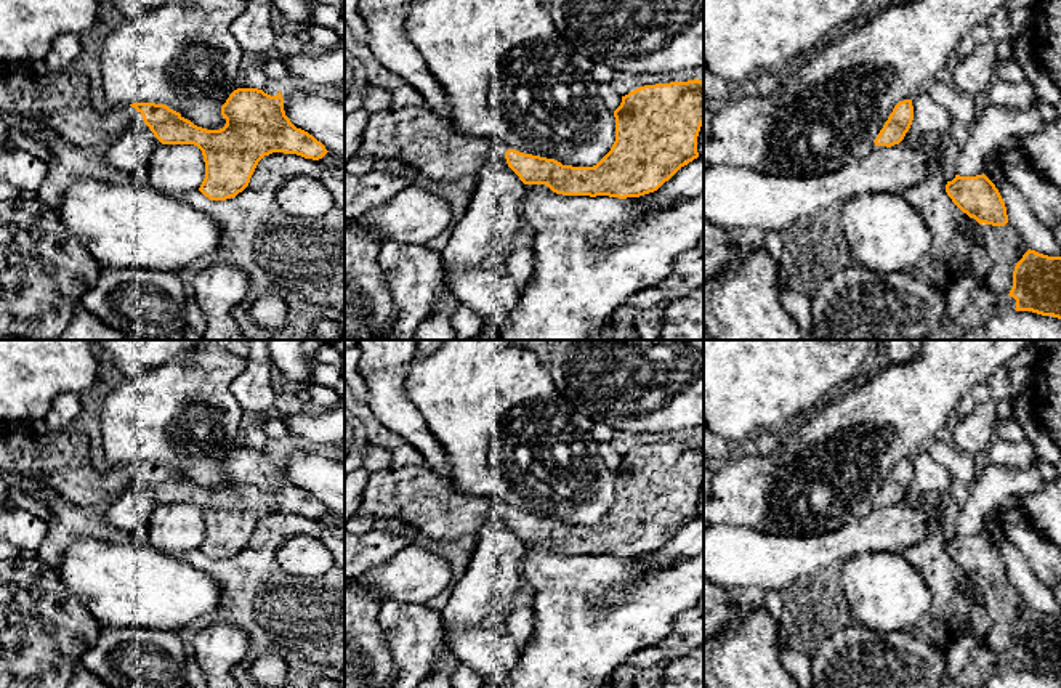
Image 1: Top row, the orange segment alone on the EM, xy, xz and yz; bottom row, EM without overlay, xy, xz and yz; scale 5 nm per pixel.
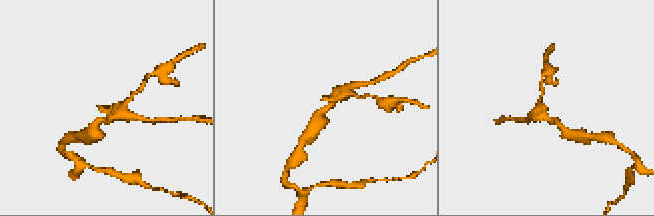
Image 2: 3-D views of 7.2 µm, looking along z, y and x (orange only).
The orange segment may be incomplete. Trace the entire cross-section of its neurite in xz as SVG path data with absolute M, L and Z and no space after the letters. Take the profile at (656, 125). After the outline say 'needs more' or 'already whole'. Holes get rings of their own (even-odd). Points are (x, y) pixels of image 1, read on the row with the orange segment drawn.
M704 80L670 82L639 87L622 96L614 111L615 141L593 167L563 165L555 159L508 149L508 167L524 184L545 184L563 196L639 197L657 191L681 167L699 157L697 136L704 125Z | already whole

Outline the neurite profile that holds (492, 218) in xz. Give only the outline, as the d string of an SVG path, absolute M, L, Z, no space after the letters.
M494 143L495 152L486 159L474 176L474 191L466 213L452 228L446 249L441 252L442 263L449 268L479 268L484 260L498 250L511 245L522 218L522 200L526 184L508 167L506 159L500 154L500 143Z

